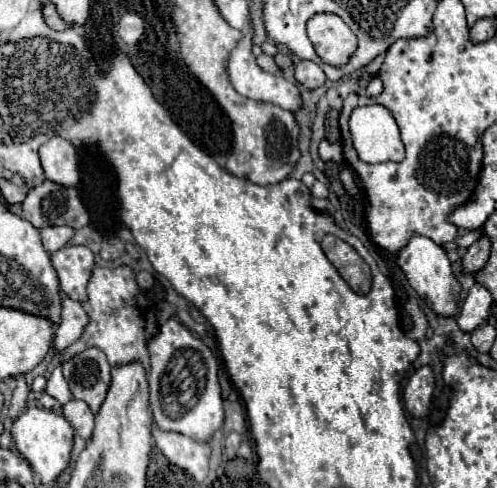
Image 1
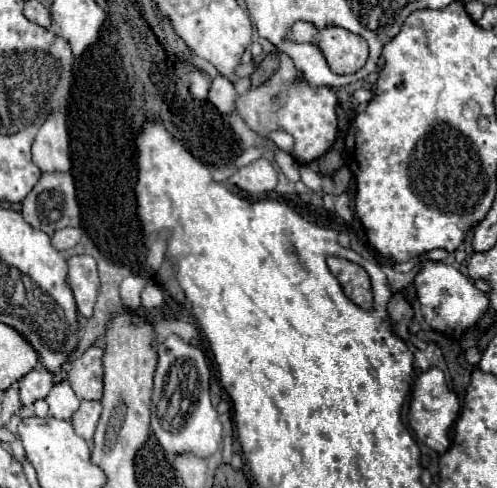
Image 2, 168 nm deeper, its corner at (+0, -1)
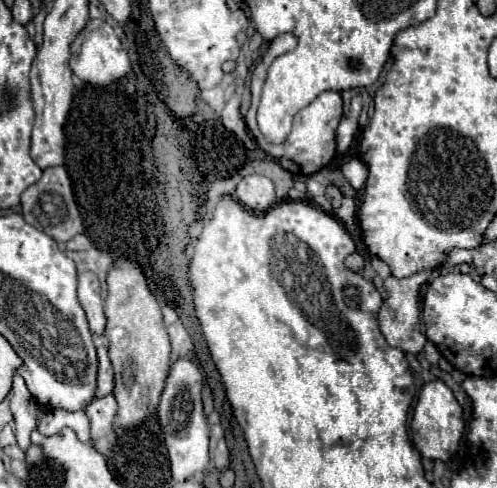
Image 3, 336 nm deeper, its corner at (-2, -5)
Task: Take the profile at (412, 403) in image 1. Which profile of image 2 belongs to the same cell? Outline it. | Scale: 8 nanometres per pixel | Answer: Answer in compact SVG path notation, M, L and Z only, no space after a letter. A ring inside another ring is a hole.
M429 369L425 371L413 387L413 397L411 397L411 409L409 409L409 425L415 431L415 435L419 437L419 441L423 441L427 447L431 447L437 453L443 453L449 449L451 439L447 437L451 425L455 423L459 415L459 399L453 391L449 391L447 383L445 383L445 375L441 369Z

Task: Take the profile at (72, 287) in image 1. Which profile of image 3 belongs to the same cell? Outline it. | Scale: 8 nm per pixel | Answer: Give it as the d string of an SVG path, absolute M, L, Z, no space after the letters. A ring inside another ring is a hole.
M91 271L79 273L77 293L79 293L79 303L87 313L91 333L101 335L105 329L105 315L103 315L103 299L101 299L97 275Z

